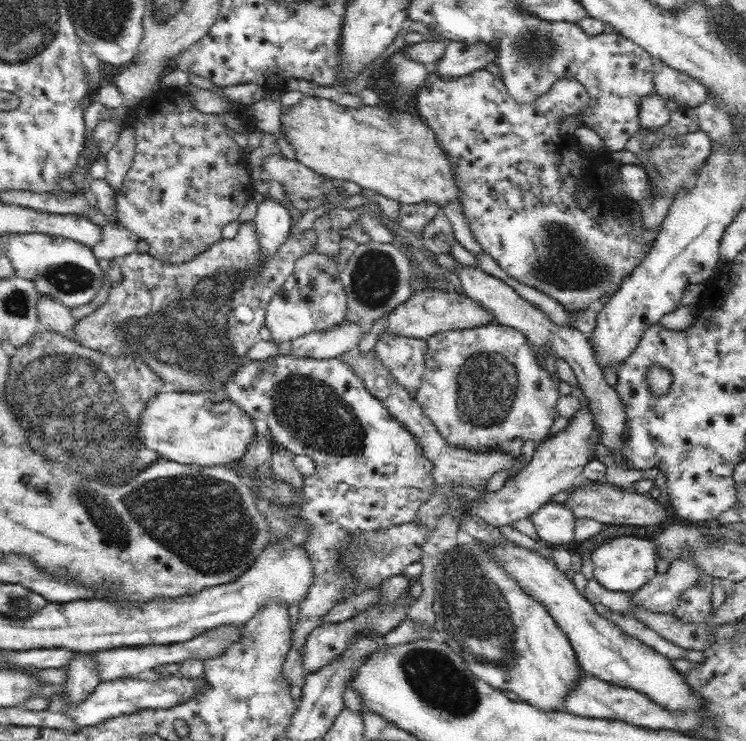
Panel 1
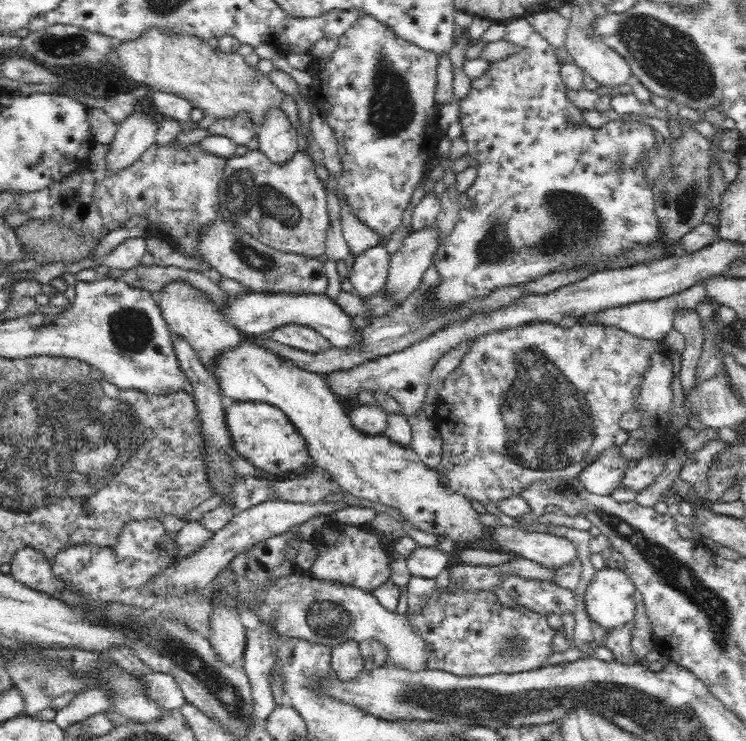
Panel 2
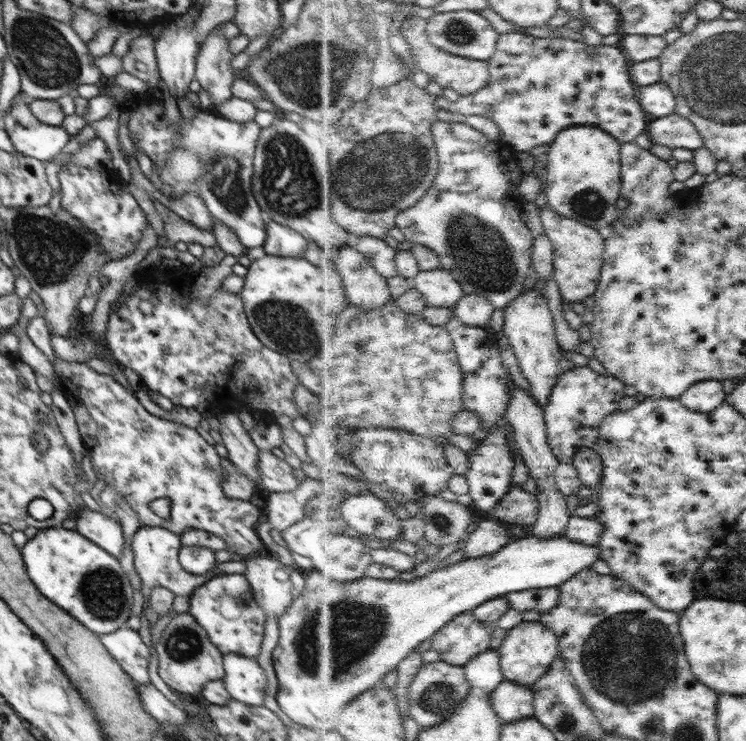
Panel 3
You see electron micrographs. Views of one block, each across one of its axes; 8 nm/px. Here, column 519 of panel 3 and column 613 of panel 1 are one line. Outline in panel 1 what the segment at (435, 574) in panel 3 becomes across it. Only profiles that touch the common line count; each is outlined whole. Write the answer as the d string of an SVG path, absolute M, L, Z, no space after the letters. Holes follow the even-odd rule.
M618 537L608 544L602 544L591 554L594 570L593 578L596 579L606 590L631 593L644 586L657 574L654 555L654 547L646 539L638 537Z

